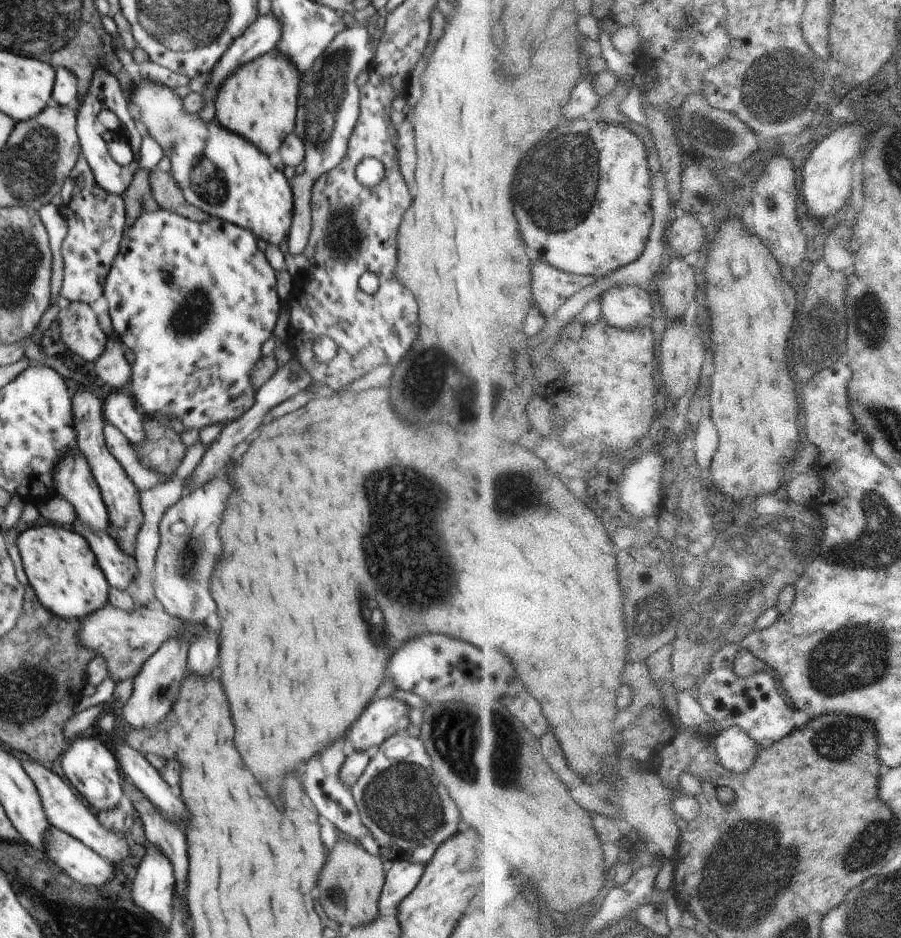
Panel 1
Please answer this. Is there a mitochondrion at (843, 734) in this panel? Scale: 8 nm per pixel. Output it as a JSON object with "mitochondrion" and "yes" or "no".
{"mitochondrion":"yes"}

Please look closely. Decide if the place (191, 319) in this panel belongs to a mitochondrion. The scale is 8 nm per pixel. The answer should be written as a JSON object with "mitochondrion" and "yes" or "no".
{"mitochondrion":"yes"}

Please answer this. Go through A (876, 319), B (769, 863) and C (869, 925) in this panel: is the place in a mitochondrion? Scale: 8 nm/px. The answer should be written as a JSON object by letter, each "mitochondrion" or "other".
{"A":"mitochondrion","B":"mitochondrion","C":"mitochondrion"}

